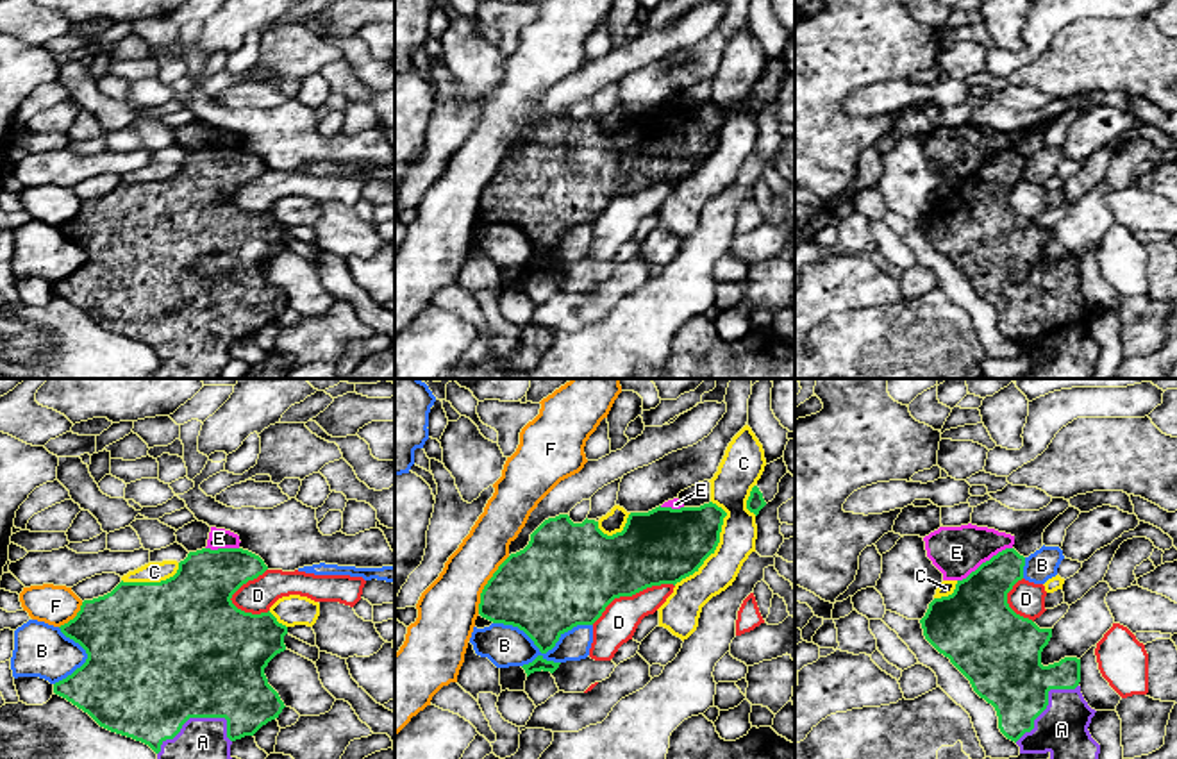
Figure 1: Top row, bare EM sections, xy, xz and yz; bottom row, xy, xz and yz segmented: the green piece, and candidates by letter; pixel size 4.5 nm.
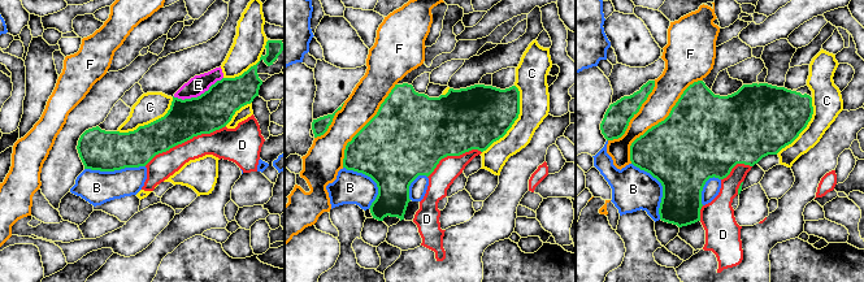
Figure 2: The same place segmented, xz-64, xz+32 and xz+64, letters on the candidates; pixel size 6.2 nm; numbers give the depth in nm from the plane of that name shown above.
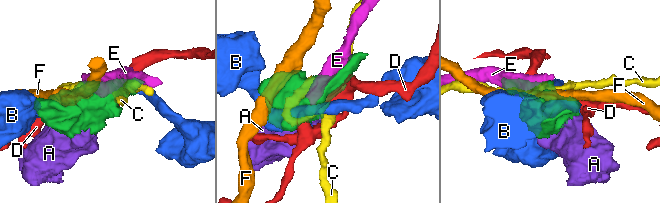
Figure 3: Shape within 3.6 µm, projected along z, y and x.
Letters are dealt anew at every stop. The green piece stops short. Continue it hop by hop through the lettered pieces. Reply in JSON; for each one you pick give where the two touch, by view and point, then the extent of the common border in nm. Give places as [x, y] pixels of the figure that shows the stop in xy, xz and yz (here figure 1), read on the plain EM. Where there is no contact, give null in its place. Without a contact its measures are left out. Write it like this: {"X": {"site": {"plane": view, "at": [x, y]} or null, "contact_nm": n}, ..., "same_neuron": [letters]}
{"A": {"site": {"plane": "xy", "at": [188, 318]}, "contact_nm": 360}, "same_neuron": ["A"]}

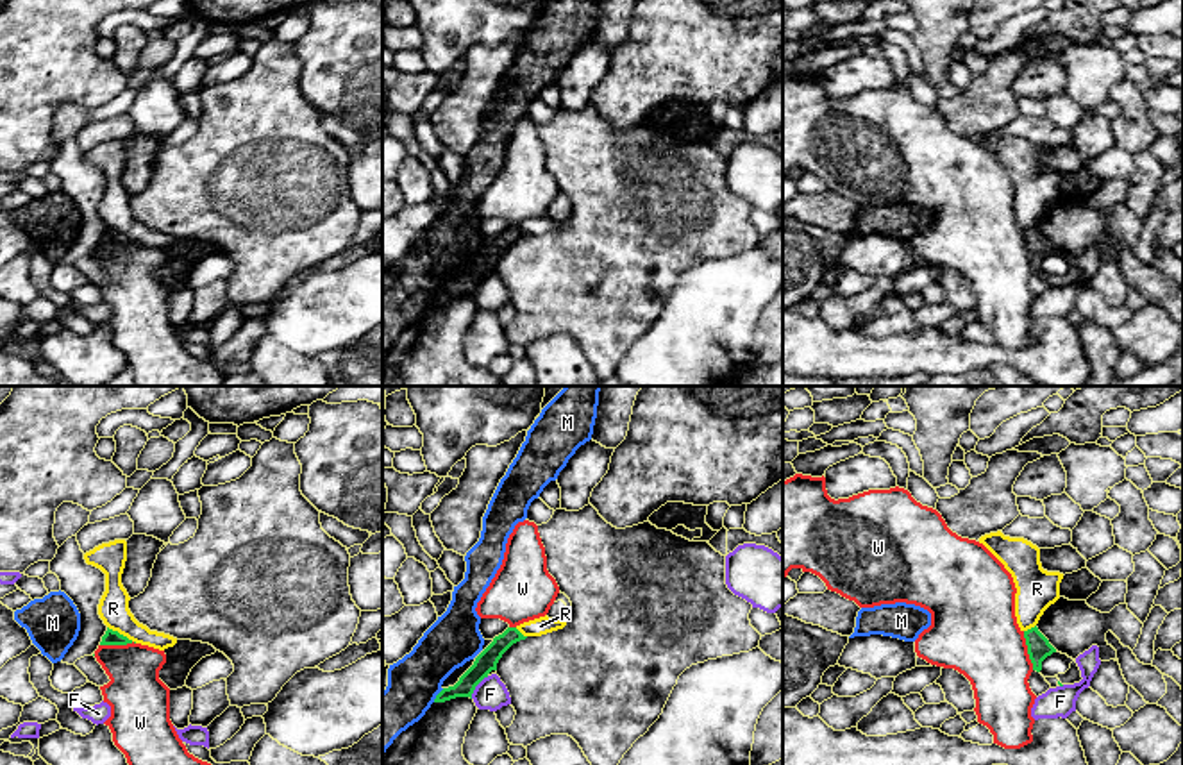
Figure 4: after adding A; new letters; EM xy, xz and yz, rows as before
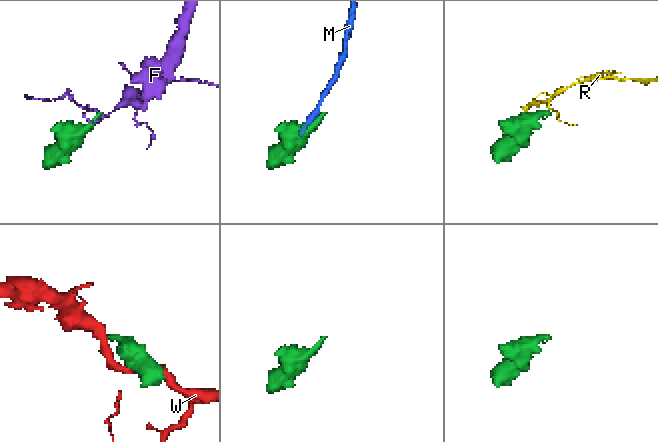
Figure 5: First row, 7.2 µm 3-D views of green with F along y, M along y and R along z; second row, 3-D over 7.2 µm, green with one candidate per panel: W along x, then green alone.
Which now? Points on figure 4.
{"same_neuron": []}

